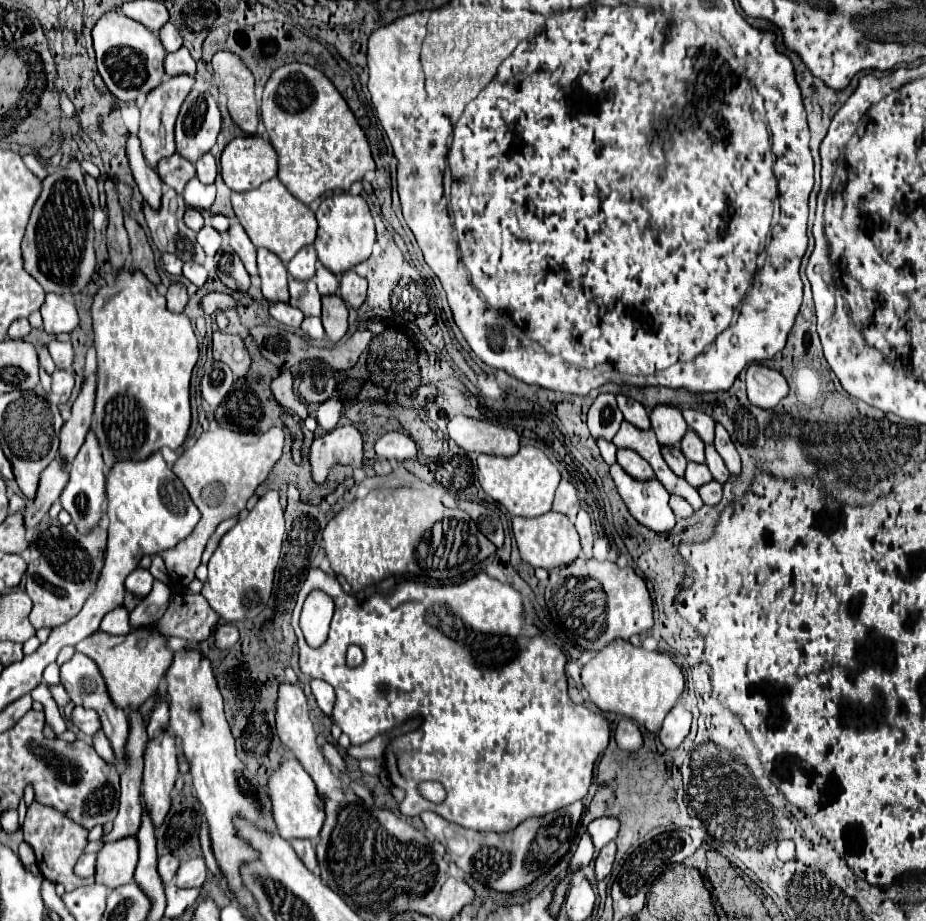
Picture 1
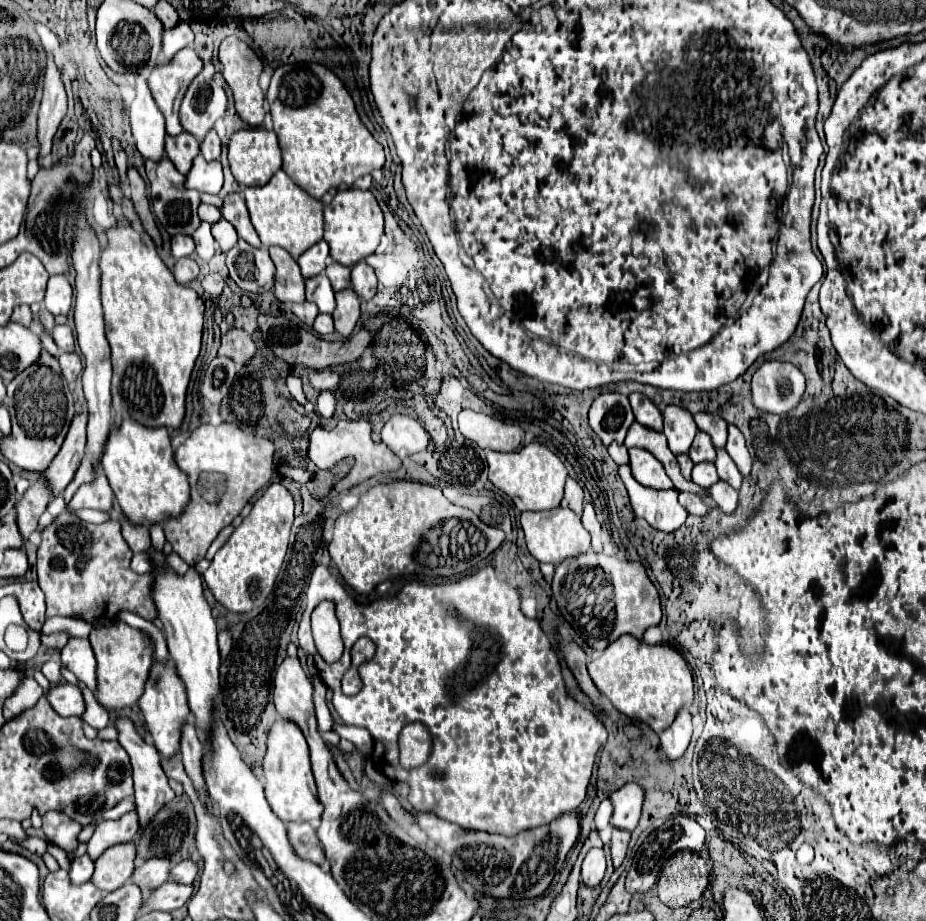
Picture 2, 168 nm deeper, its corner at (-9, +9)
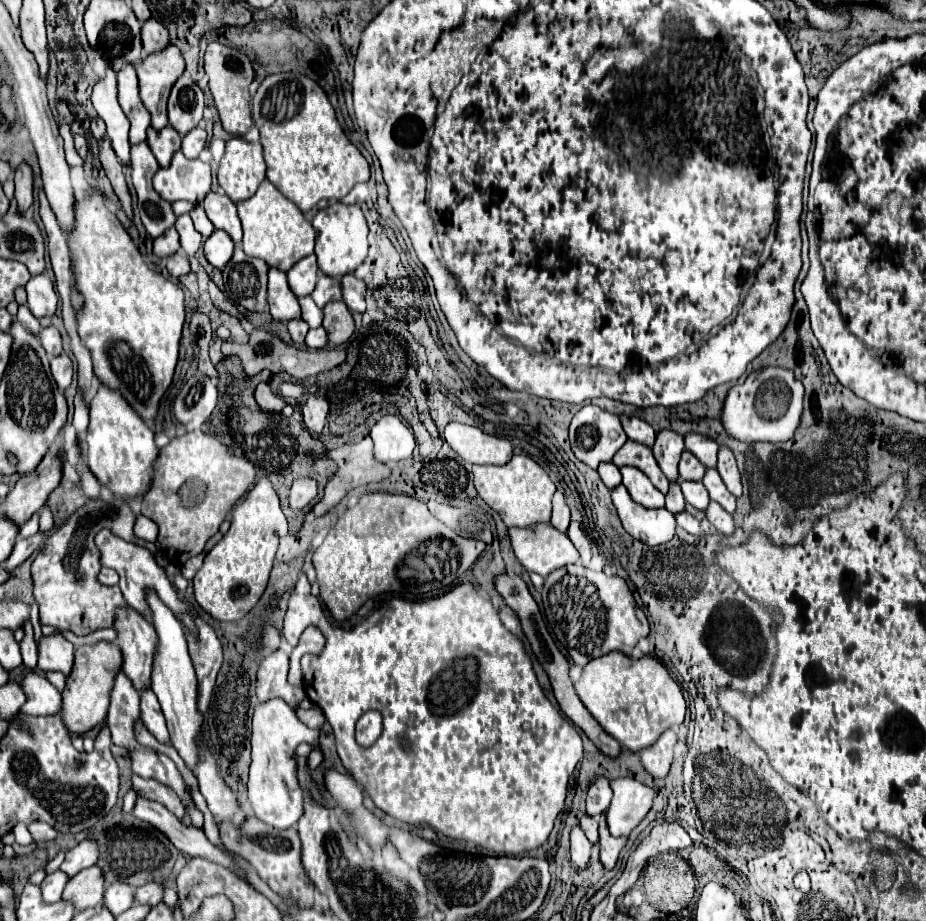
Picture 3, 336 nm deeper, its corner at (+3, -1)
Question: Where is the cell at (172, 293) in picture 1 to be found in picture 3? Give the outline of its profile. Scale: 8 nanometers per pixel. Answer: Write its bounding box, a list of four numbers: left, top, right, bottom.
[166,252,190,280]

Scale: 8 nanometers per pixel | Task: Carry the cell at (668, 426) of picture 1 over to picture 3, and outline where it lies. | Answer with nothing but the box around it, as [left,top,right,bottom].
[652,430,684,482]

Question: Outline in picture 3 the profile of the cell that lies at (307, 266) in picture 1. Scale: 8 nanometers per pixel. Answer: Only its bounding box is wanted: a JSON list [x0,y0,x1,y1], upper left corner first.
[288,254,318,296]

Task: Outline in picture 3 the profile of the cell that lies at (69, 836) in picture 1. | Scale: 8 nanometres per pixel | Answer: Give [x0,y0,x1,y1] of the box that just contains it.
[28,822,58,842]

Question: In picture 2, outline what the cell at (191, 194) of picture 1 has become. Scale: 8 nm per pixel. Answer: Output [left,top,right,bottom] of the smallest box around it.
[184,154,222,194]

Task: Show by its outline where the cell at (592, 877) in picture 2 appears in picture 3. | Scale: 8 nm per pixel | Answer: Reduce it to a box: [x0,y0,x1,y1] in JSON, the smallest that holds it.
[570,826,592,868]

